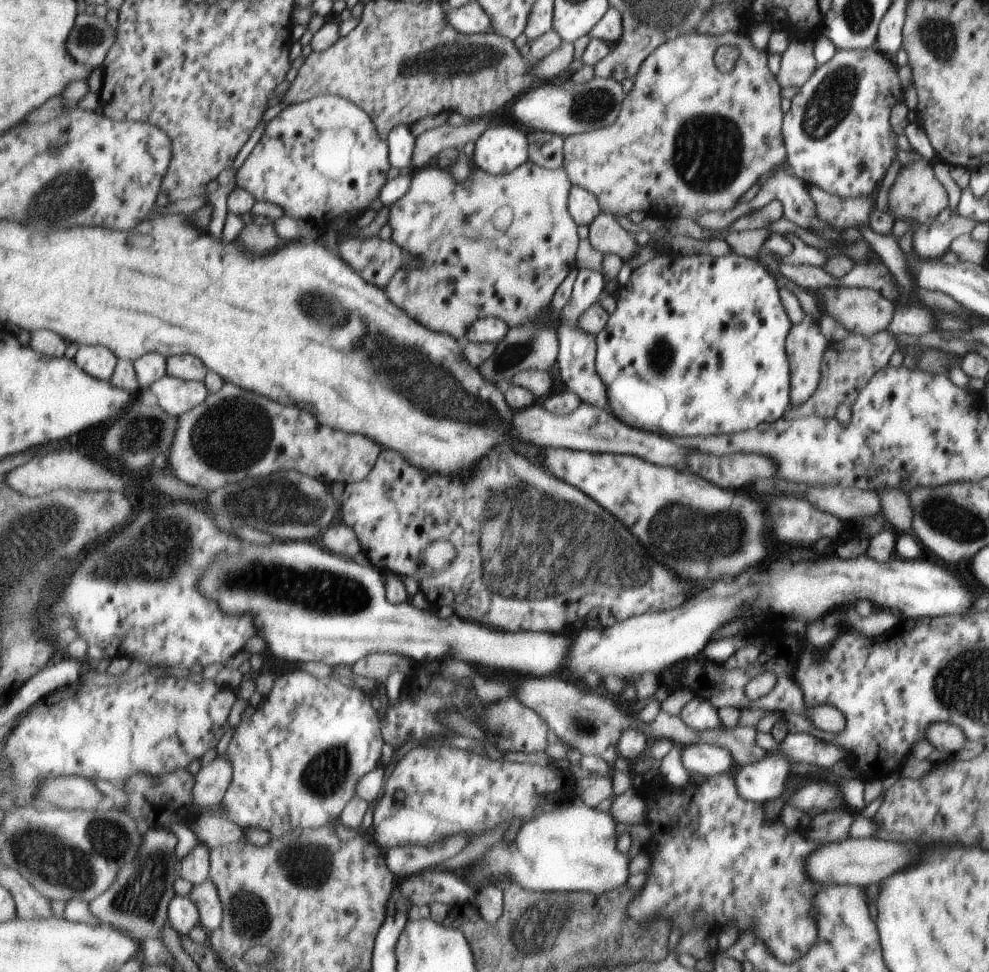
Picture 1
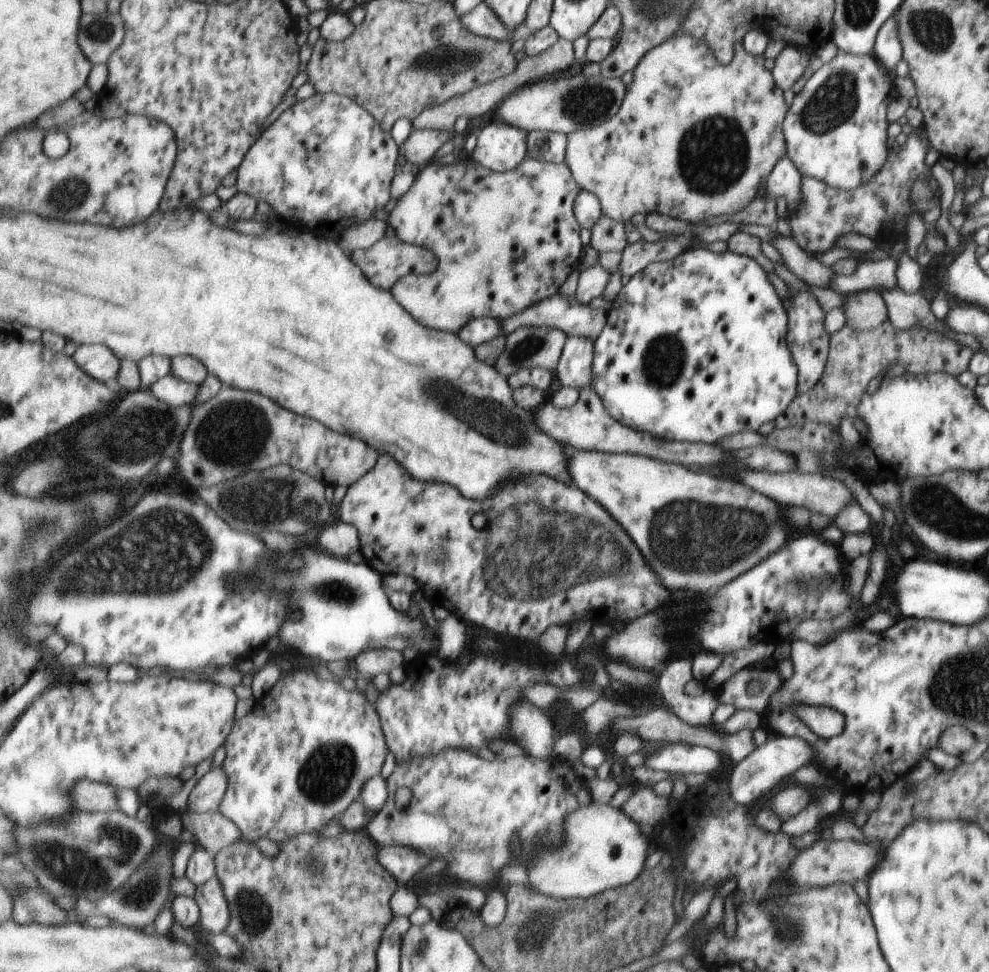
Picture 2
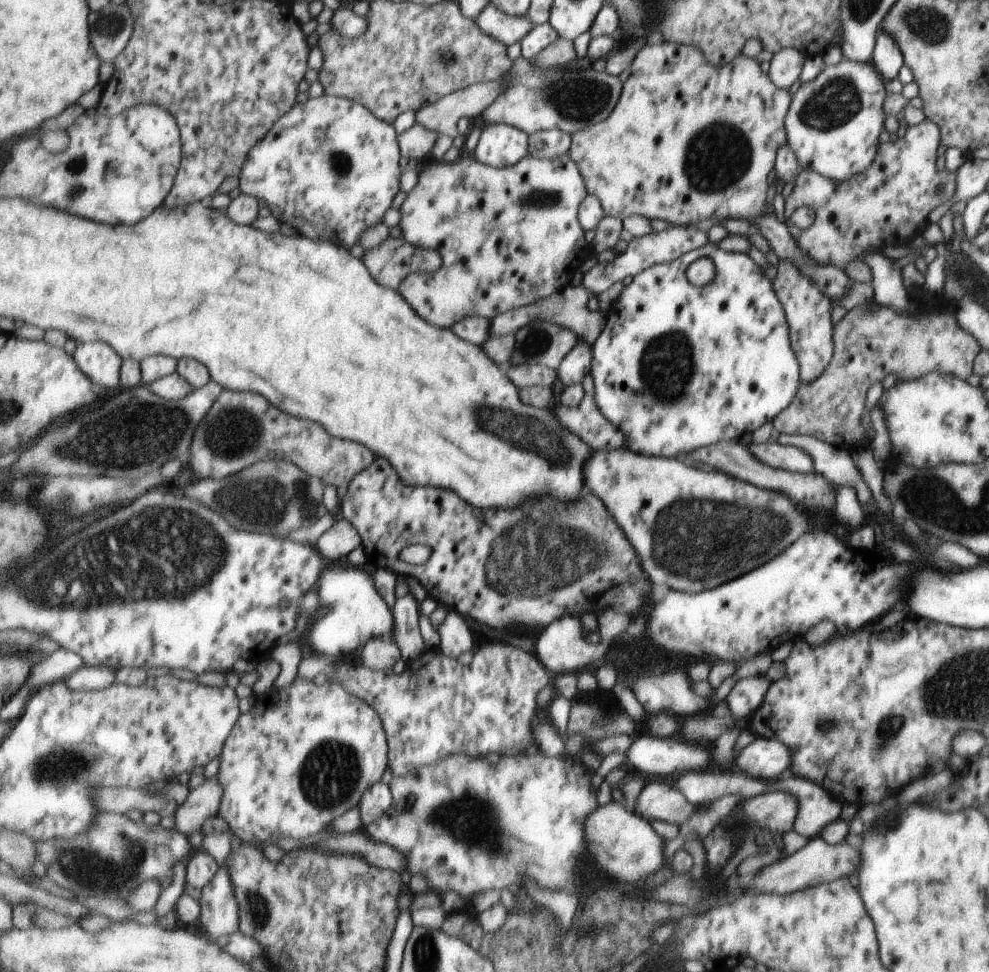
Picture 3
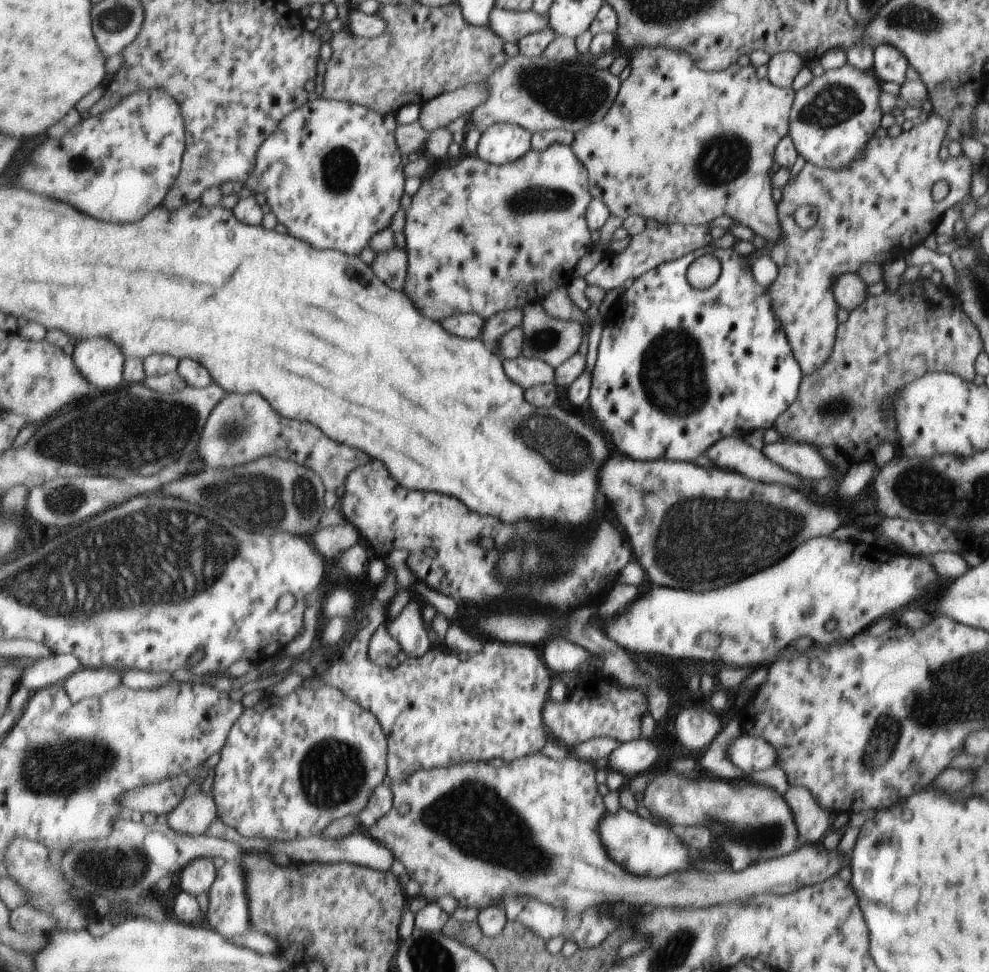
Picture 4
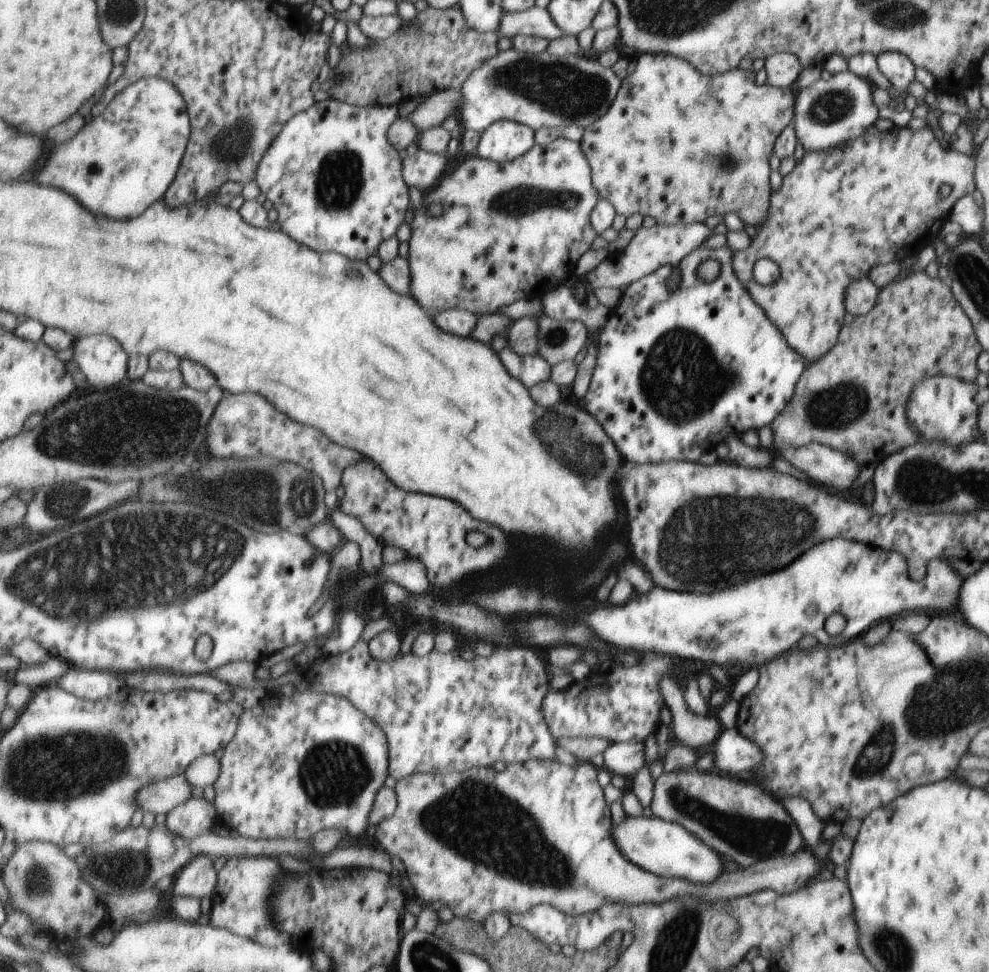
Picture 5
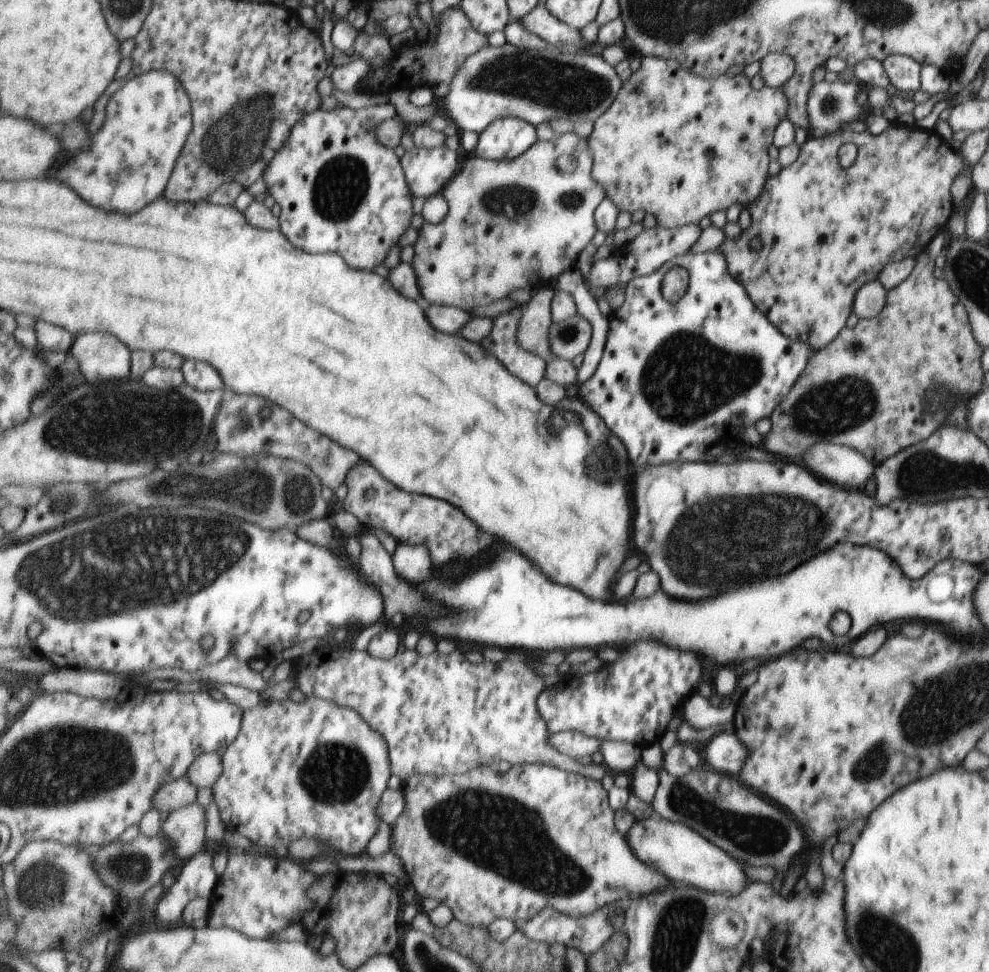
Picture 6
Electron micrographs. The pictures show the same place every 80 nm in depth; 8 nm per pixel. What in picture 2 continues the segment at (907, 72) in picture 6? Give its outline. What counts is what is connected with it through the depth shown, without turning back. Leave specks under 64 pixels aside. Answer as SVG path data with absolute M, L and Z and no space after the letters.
M896 15L891 16L882 26L873 52L887 71L894 71L898 62L904 58L904 47L901 44Z

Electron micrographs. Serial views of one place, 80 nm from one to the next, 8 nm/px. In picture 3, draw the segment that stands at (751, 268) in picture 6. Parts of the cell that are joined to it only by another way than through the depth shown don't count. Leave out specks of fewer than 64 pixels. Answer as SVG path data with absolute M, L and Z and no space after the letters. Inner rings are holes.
M924 120L922 123L907 128L905 137L898 138L897 142L891 141L881 144L881 150L875 162L864 172L842 183L830 180L821 174L809 170L800 170L795 187L790 196L785 201L785 220L790 224L790 216L802 208L814 208L815 219L811 227L799 229L790 224L790 232L797 240L803 253L807 254L809 259L821 265L834 265L838 268L845 267L851 260L863 258L868 253L878 251L882 253L885 246L882 240L886 238L910 238L918 234L924 224L926 216L932 208L936 208L942 202L950 200L954 190L956 190L956 174L946 169L944 171L936 170L936 150L941 144L941 129L933 121ZM780 261L774 281L775 292L785 306L786 320L790 326L790 344L799 362L800 386L816 381L833 360L832 356L832 306L826 296L808 277L791 262Z

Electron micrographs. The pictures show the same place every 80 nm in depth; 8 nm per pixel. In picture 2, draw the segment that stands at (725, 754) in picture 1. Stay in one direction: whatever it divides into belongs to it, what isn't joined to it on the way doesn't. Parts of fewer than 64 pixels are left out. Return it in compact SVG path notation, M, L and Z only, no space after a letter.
M686 743L660 744L662 748L654 752L646 766L668 774L714 774L725 760L719 752L711 748Z

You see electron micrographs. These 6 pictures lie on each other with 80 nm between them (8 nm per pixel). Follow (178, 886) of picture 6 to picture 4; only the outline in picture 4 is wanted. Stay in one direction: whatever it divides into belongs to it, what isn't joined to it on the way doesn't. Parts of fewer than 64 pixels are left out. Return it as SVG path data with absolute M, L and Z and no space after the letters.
M200 857L192 861L182 872L180 888L182 890L200 896L209 894L213 884L217 882L219 870L216 862L210 857Z

